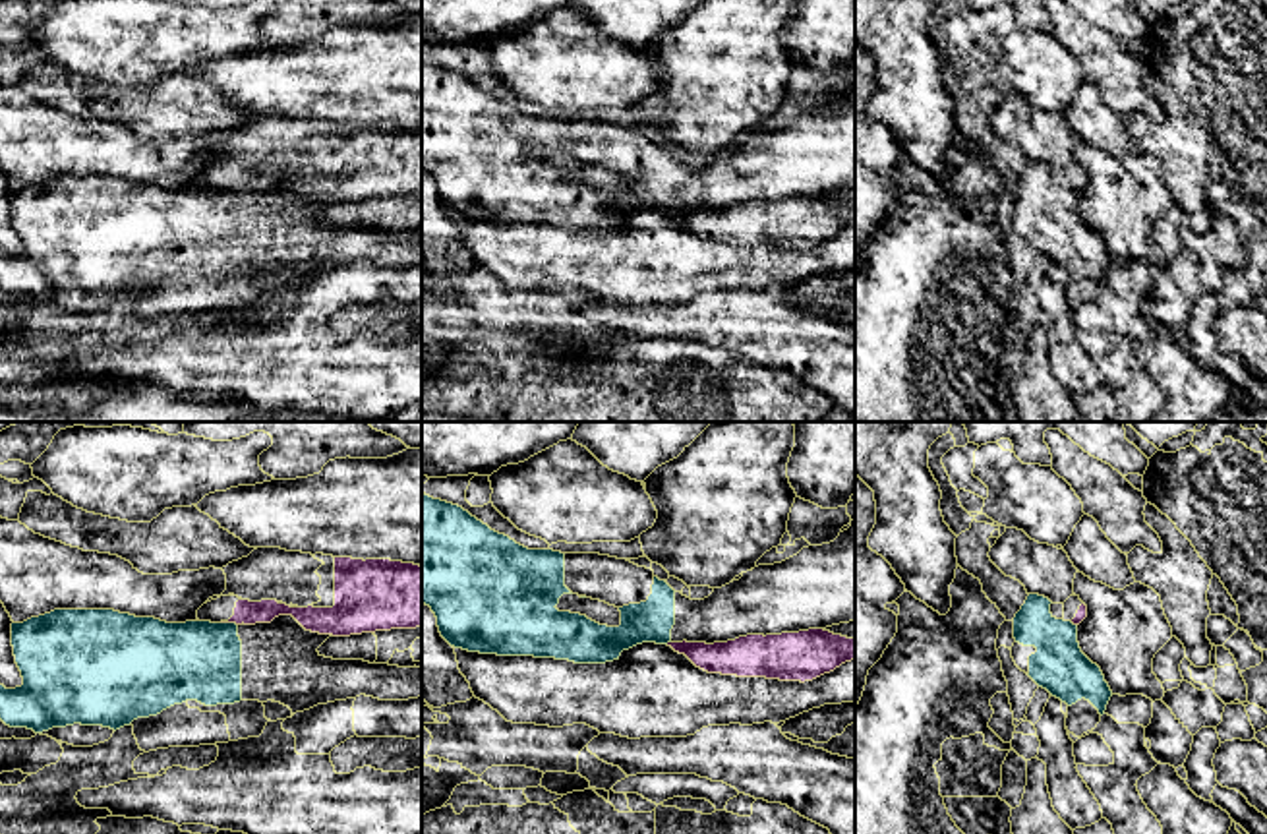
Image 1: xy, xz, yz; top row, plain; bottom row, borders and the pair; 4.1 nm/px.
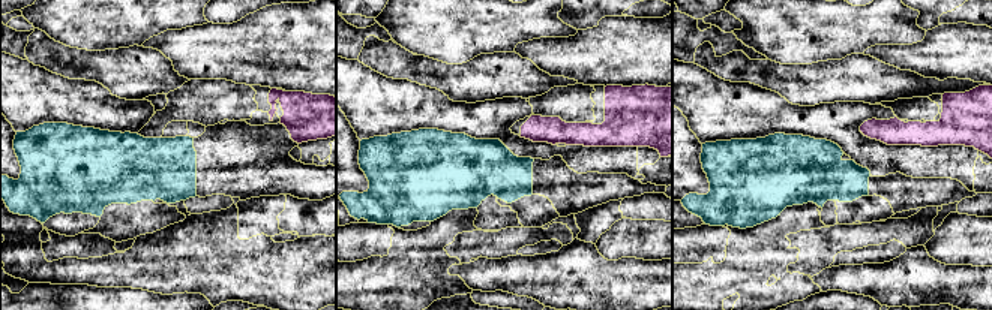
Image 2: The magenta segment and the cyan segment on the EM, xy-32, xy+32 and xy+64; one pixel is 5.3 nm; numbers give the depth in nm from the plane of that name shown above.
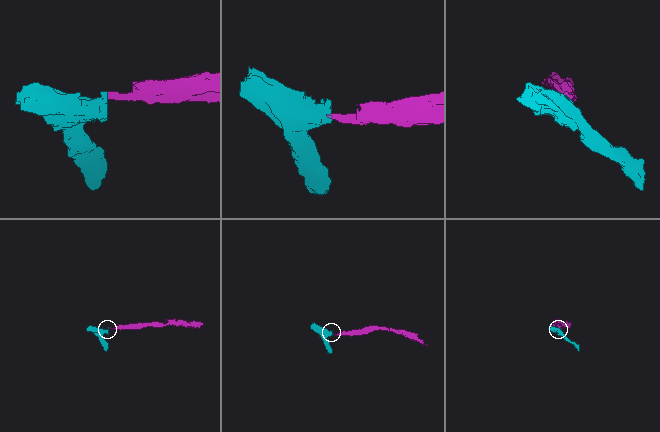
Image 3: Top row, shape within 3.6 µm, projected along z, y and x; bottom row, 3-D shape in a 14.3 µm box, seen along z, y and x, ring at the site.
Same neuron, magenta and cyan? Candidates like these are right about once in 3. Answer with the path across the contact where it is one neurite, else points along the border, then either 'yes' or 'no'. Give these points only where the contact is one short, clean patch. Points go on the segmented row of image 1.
along xy (221, 622), (236, 625) | no

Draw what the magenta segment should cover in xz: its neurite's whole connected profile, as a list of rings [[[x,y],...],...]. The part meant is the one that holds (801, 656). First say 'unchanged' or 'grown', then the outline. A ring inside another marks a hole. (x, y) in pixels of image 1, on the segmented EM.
unchanged; [[[824,629],[747,635],[727,642],[667,642],[708,673],[812,681],[855,660],[855,639]]]

